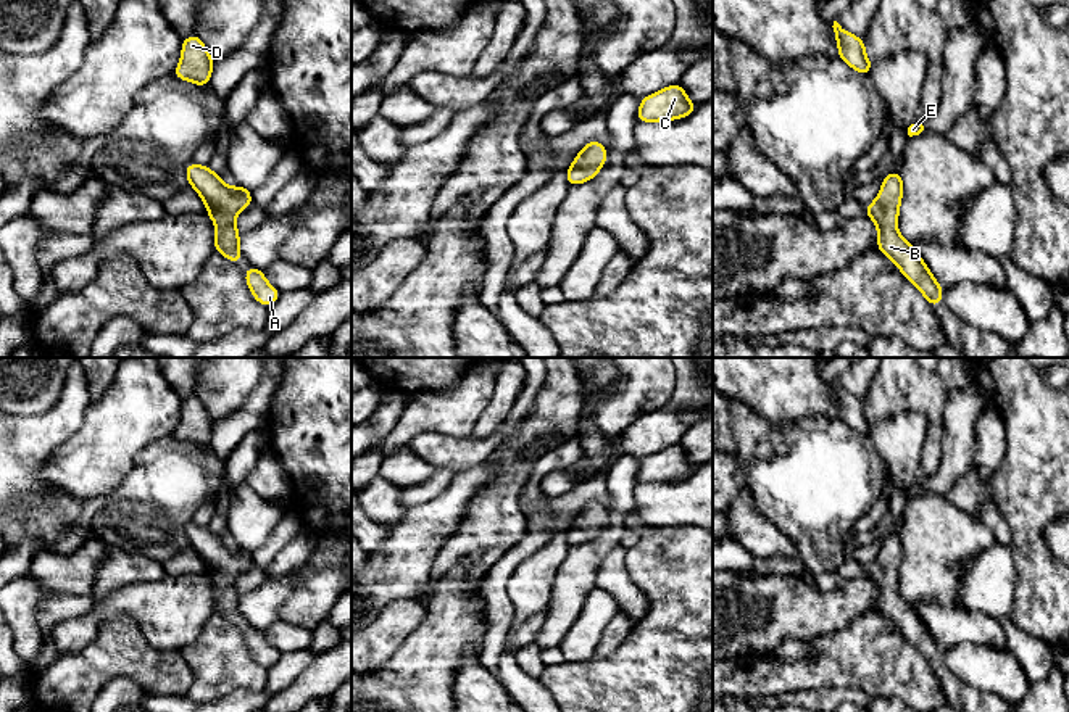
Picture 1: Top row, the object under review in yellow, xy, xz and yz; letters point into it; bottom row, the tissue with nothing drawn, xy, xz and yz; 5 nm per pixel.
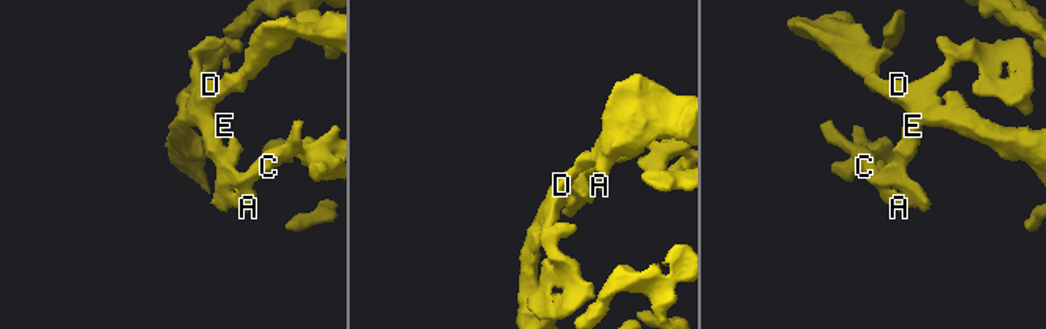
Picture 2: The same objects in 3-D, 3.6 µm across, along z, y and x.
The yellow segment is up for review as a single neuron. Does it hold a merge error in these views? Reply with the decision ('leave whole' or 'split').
leave whole

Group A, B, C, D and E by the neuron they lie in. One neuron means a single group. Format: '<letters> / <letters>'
A B C D E

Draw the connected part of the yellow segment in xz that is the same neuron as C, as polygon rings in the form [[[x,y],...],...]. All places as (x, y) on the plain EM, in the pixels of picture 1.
[[[677,443],[640,459],[637,483],[676,482],[690,477],[698,466],[690,462]]]

